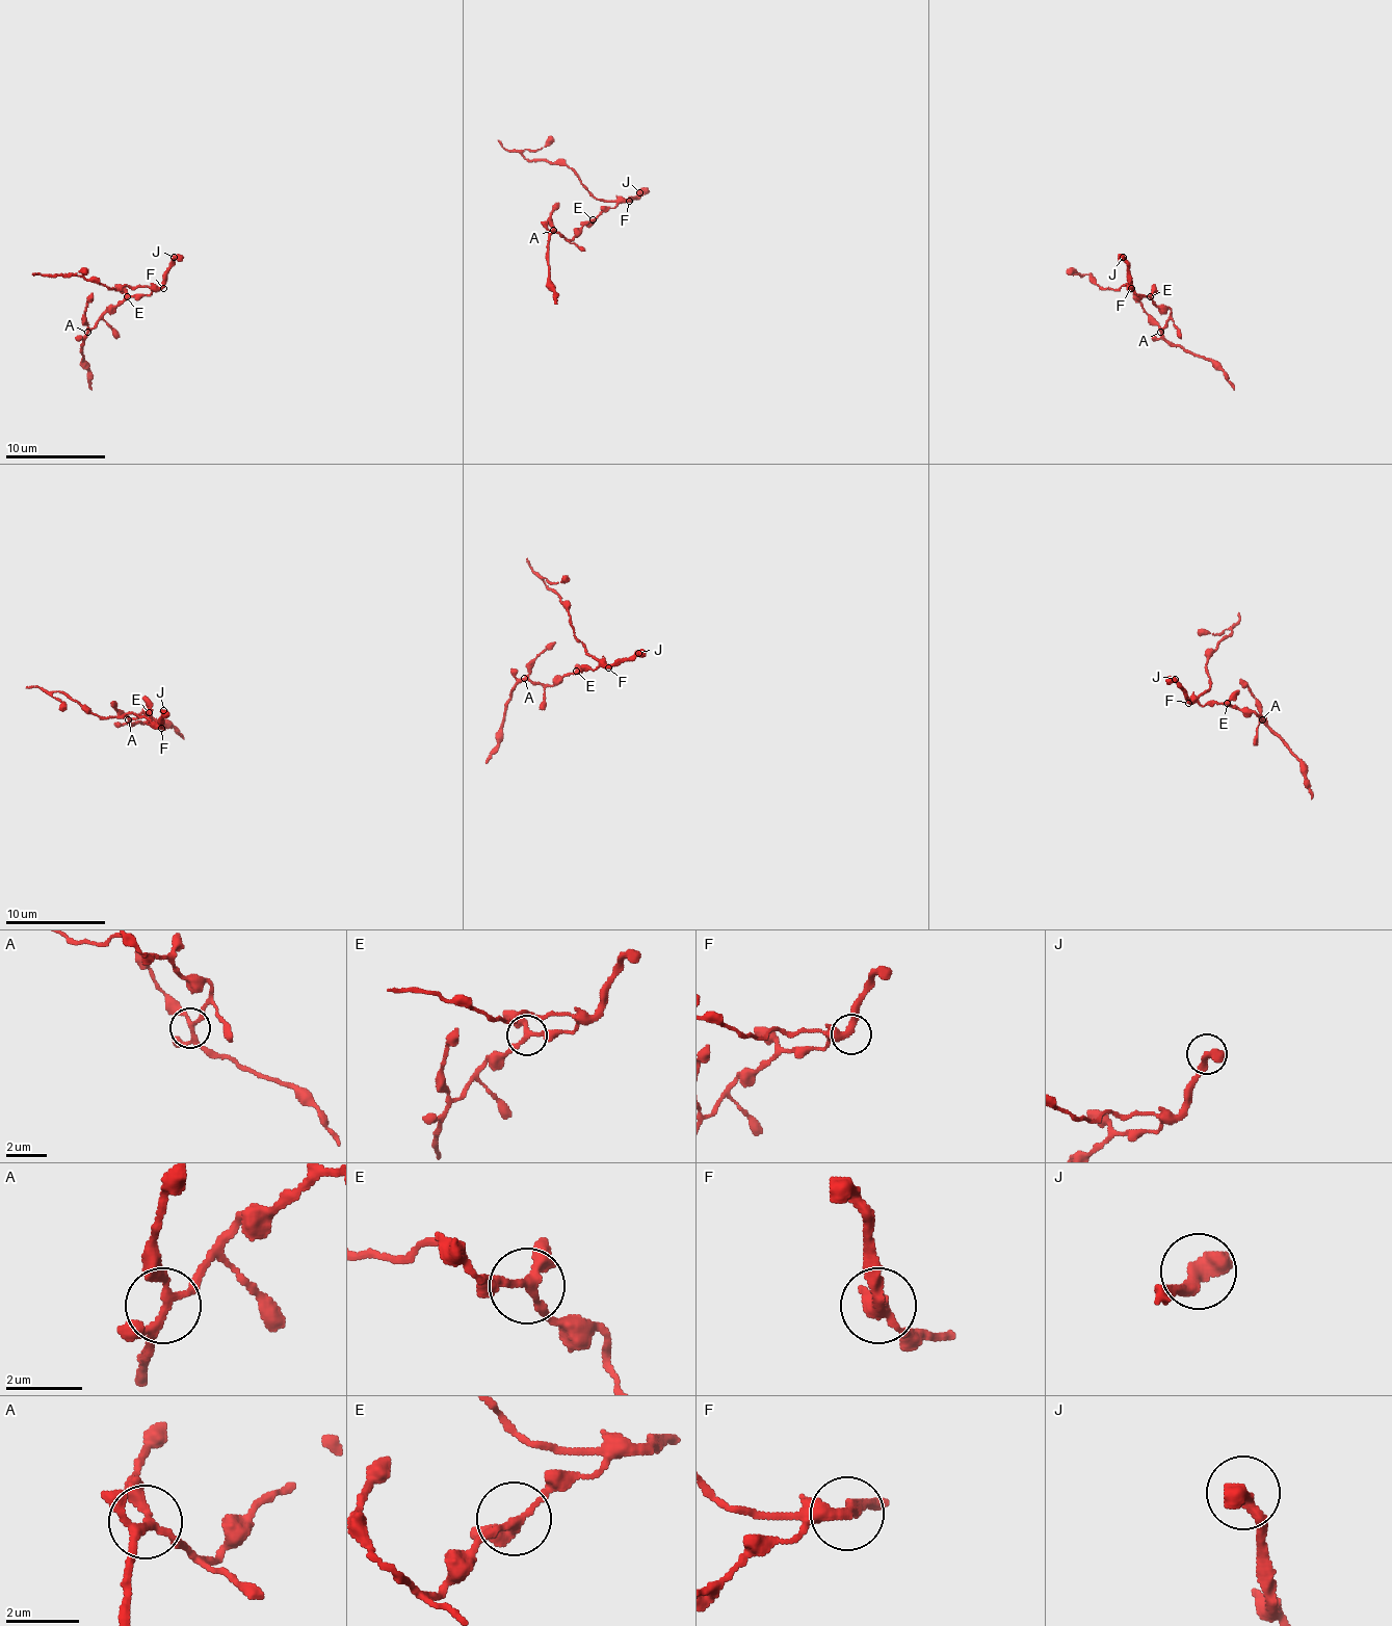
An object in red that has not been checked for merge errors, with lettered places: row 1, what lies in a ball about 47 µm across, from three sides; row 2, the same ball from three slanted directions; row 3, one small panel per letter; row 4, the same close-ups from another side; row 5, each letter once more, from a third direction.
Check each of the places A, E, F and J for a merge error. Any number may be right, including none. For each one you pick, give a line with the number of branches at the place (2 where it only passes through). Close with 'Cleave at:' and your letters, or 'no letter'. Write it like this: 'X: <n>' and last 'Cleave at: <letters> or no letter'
Cleave at: no letter

